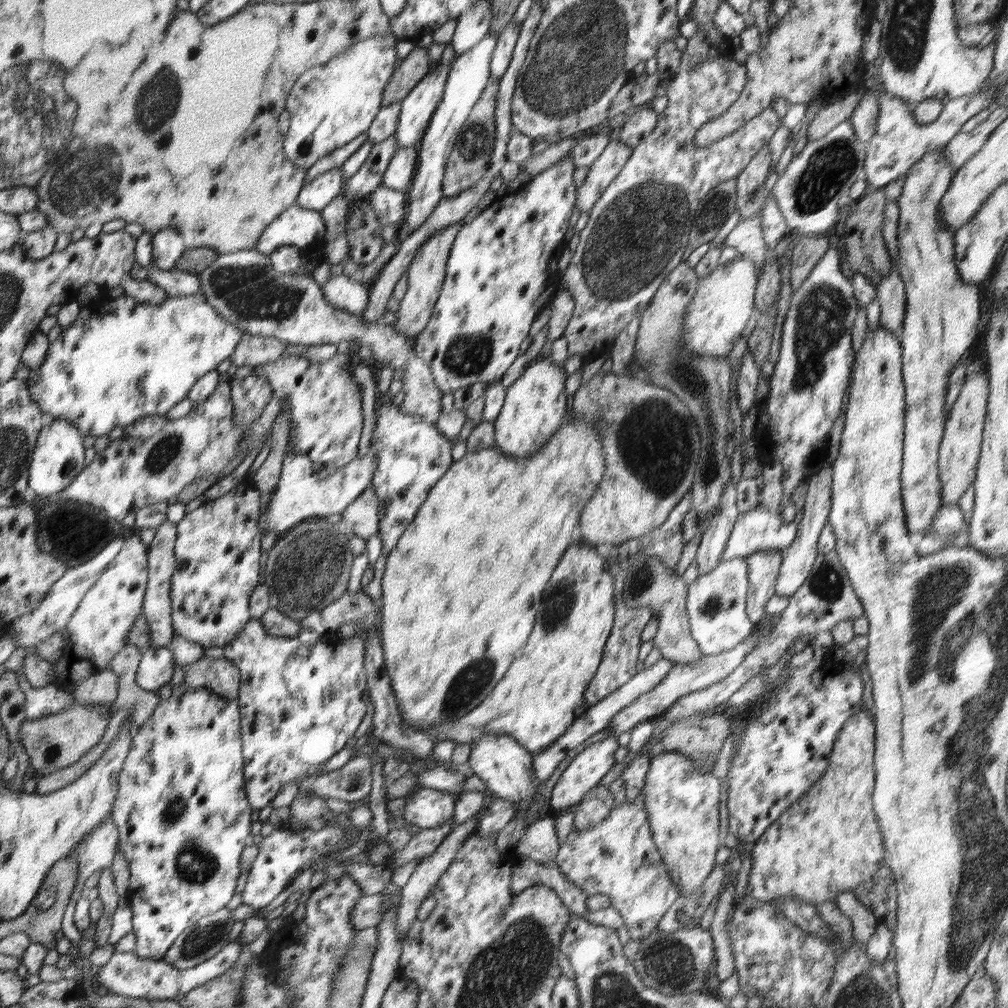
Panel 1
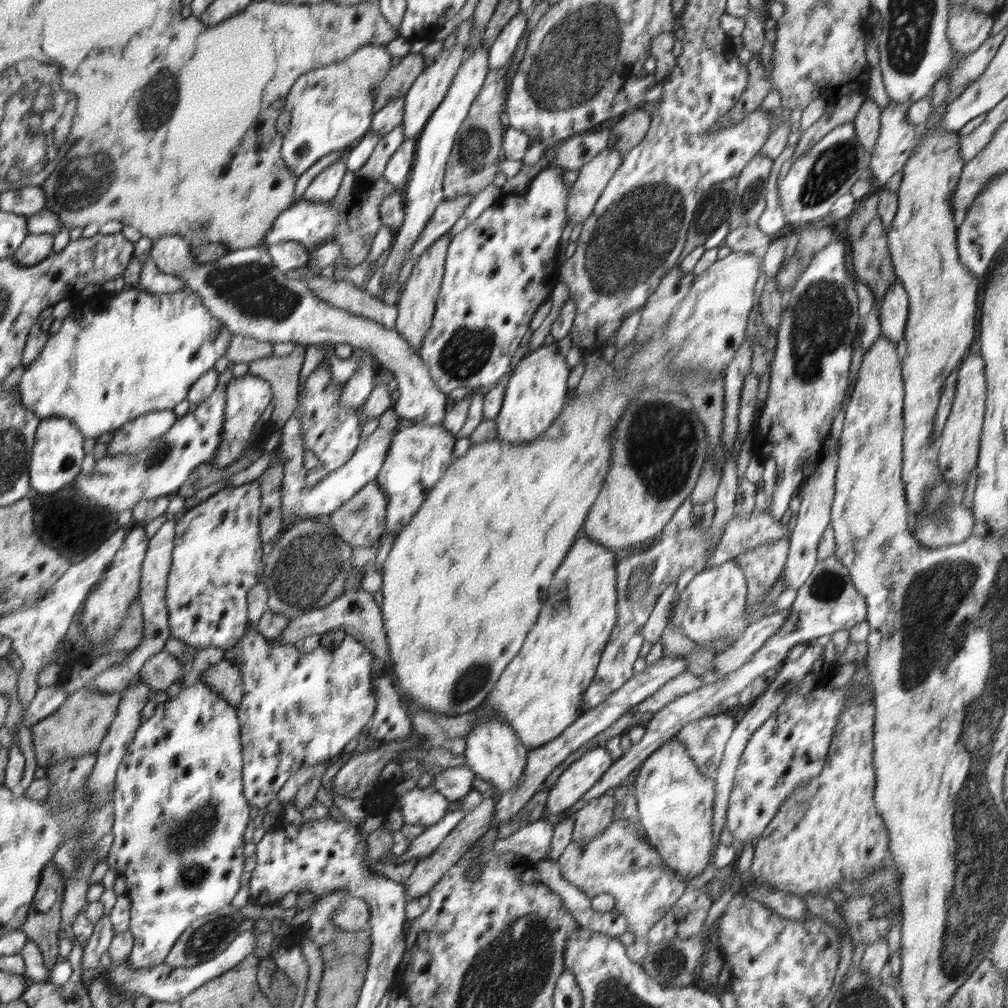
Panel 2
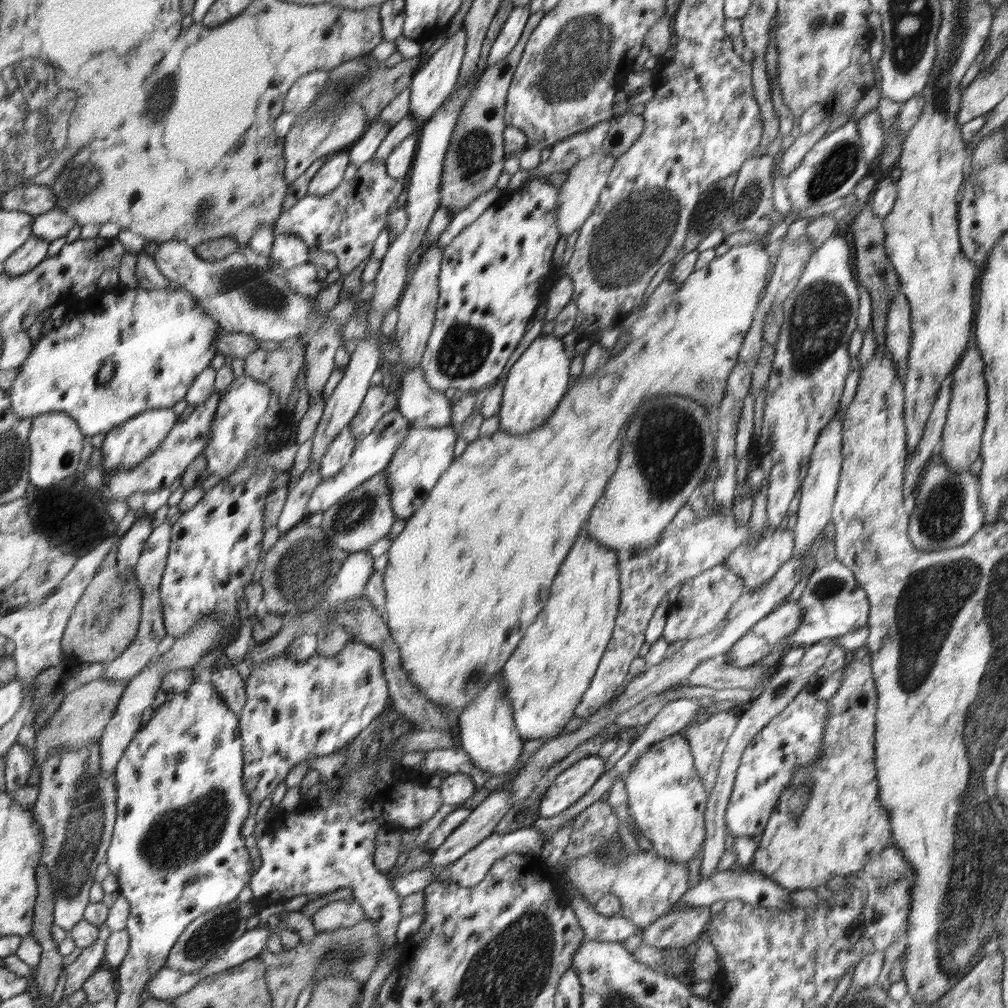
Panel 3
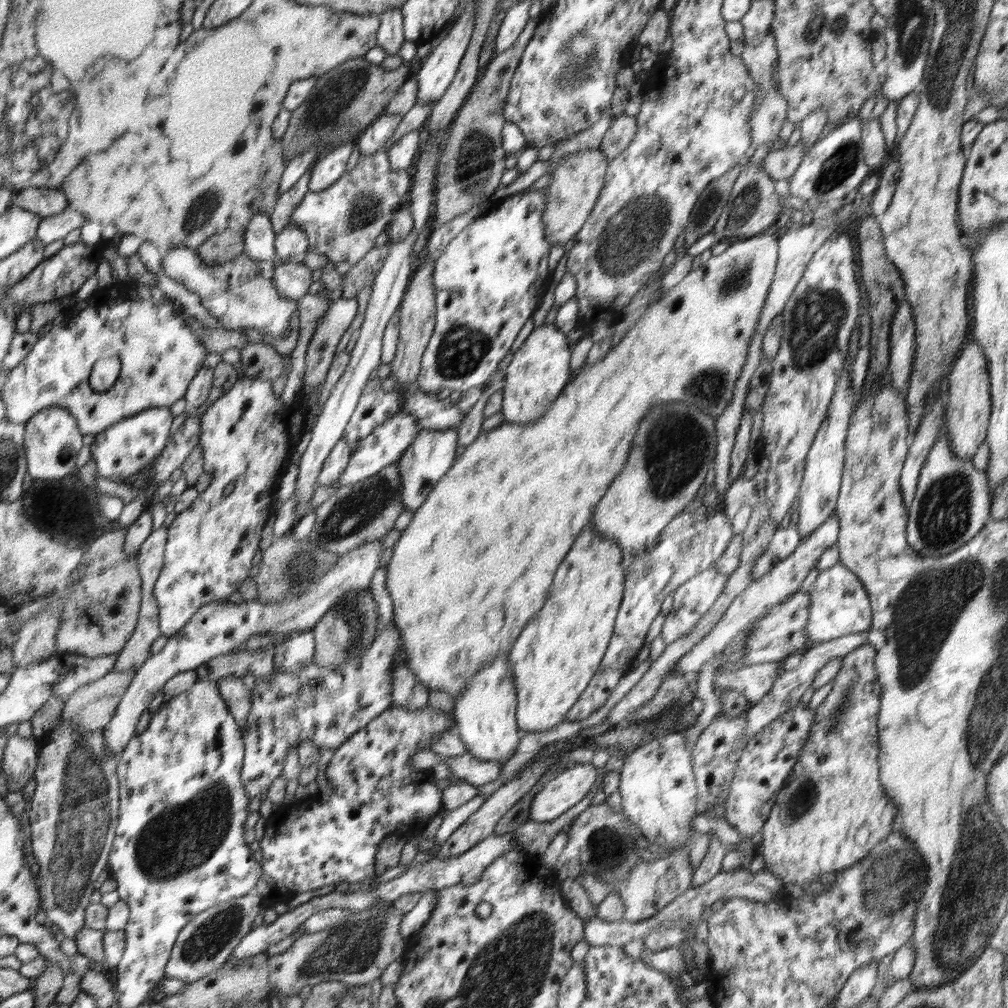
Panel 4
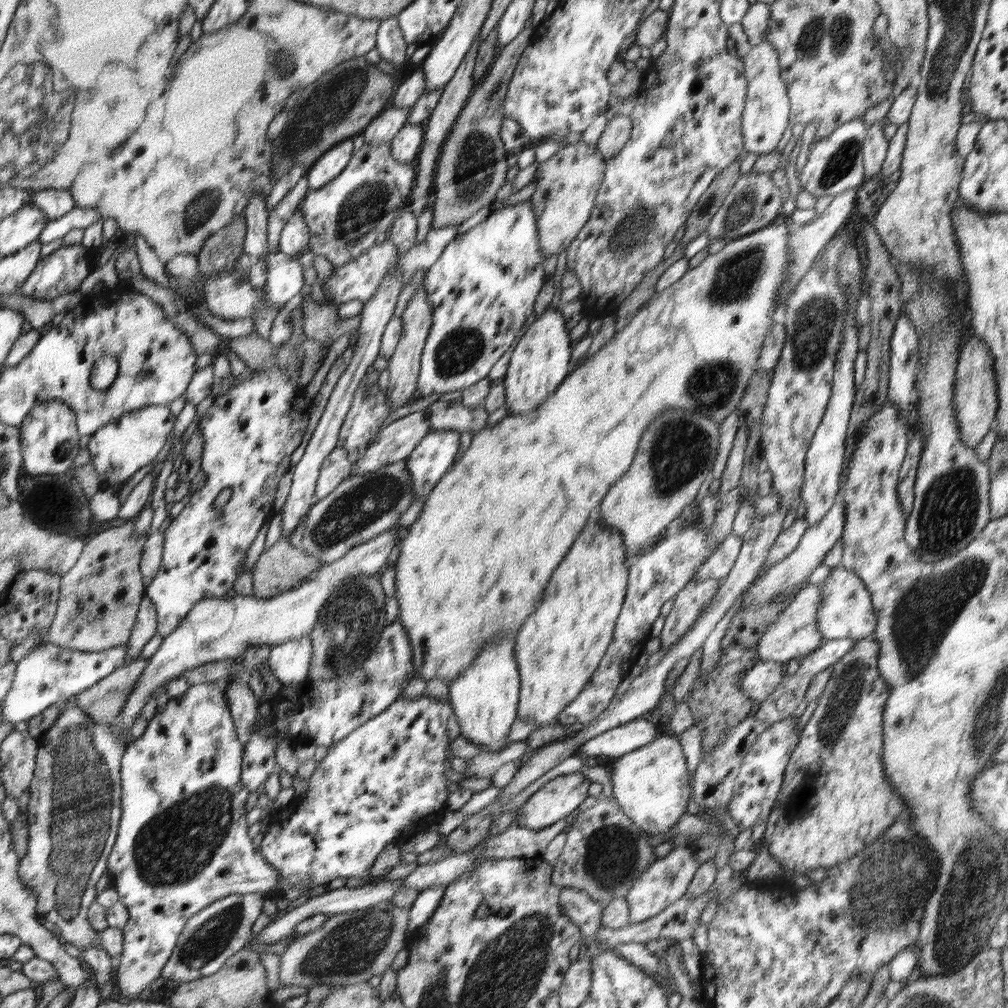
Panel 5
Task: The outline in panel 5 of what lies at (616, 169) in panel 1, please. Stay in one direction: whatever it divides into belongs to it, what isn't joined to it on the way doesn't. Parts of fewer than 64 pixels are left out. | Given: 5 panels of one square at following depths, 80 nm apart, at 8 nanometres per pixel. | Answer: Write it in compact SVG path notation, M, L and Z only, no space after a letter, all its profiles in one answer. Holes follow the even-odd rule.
M578 141L575 144L569 144L559 149L551 158L537 164L536 174L533 176L533 182L536 182L534 194L529 198L531 200L534 215L536 215L536 227L538 227L538 253L543 253L546 262L551 256L560 255L567 251L580 230L584 228L586 222L590 219L594 200L603 181L606 163L602 154L597 149L597 145L586 144Z

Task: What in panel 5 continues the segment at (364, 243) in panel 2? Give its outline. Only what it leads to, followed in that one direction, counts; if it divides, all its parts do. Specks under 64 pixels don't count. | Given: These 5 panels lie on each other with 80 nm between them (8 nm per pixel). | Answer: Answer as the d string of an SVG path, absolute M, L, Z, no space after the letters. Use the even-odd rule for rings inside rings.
M388 143L363 146L351 156L347 167L331 183L311 190L301 203L300 210L304 224L309 230L309 244L306 250L314 255L325 256L335 267L346 266L362 256L356 248L368 242L366 236L376 230L378 234L389 230L400 211L411 204L410 196L415 185L414 162L399 163L391 153ZM354 238L354 252L352 252Z

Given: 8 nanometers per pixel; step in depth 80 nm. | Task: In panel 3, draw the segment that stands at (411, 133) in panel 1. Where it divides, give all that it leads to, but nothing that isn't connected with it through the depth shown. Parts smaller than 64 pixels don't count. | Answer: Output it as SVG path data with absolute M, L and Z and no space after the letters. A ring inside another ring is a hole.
M464 25L444 45L442 45L421 67L411 80L409 89L410 108L409 112L417 118L417 127L413 133L420 133L420 129L437 109L447 100L448 96L457 86L457 78L460 74L460 67L465 53L467 30Z

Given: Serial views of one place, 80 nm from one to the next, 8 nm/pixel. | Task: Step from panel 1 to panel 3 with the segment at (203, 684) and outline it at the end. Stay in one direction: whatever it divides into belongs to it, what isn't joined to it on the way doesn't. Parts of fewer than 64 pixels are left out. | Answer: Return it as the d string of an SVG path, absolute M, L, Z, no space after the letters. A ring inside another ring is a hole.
M219 666L211 676L216 690L224 693L224 701L231 706L232 712L240 716L244 710L244 702L247 702L247 692L244 692L244 680L238 676L236 667Z

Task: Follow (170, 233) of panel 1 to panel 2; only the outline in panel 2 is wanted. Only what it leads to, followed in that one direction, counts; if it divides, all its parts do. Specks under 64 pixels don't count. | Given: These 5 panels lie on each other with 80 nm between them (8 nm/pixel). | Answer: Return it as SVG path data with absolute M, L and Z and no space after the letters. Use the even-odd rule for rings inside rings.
M168 235L153 241L150 257L164 273L184 278L188 289L198 294L212 315L232 333L251 336L260 342L290 341L305 346L344 343L369 351L383 370L392 373L398 382L400 396L392 408L400 418L428 426L443 424L447 394L436 386L428 366L395 328L384 328L379 322L328 305L313 292L304 277L294 280L276 269L266 248L256 246L229 251L223 258L206 265L196 264L190 250L184 238Z

